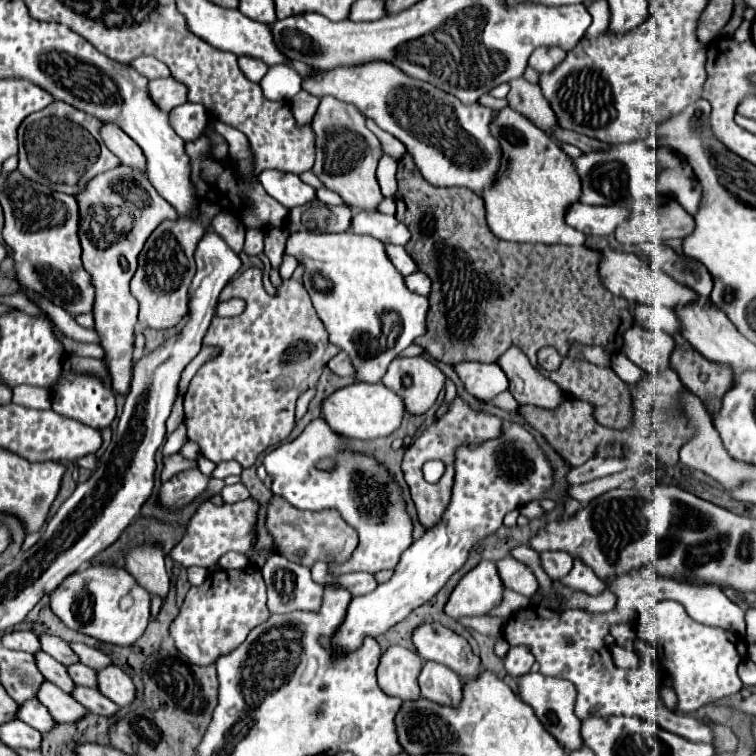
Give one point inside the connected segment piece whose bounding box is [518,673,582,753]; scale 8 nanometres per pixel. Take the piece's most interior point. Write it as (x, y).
(552, 699)

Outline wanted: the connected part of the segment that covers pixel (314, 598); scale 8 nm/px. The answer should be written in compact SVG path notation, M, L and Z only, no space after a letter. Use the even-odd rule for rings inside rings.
M270 555L262 567L262 575L268 587L268 609L270 613L292 613L292 611L318 611L322 605L324 587L314 583L310 577L310 569L304 565L292 563L282 555Z

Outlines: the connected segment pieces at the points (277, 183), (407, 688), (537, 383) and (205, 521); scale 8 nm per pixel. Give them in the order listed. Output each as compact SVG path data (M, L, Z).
M266 169L258 173L258 181L266 189L266 193L278 203L286 205L286 209L306 205L310 203L310 199L316 199L316 191L304 181L300 181L300 177L294 173Z
M400 645L388 647L378 665L378 685L384 693L400 699L420 699L418 675L422 669L422 659L416 651Z
M508 347L496 363L500 367L504 365L504 373L510 381L510 393L520 405L530 403L536 407L552 409L562 403L562 389L544 377L536 367L532 367L528 357L518 347Z
M254 499L238 501L234 505L214 505L212 501L206 501L200 505L196 515L192 517L182 541L170 551L170 559L182 563L184 567L200 565L200 567L212 567L218 563L218 559L228 551L246 553L250 549L250 541L254 535L254 523L256 523L258 503Z

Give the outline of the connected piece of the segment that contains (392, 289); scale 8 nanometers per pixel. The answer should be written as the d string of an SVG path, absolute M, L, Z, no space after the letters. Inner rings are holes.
M298 231L286 239L286 255L298 259L304 267L304 287L312 297L314 309L330 333L330 341L346 351L356 367L356 379L366 383L378 383L386 373L388 363L406 347L406 337L396 333L392 343L378 337L364 337L362 327L382 327L382 313L394 313L396 323L392 327L422 327L426 333L428 297L412 293L404 285L404 277L396 271L388 259L384 245L368 235L344 233L312 233ZM404 343L404 345L402 345Z

